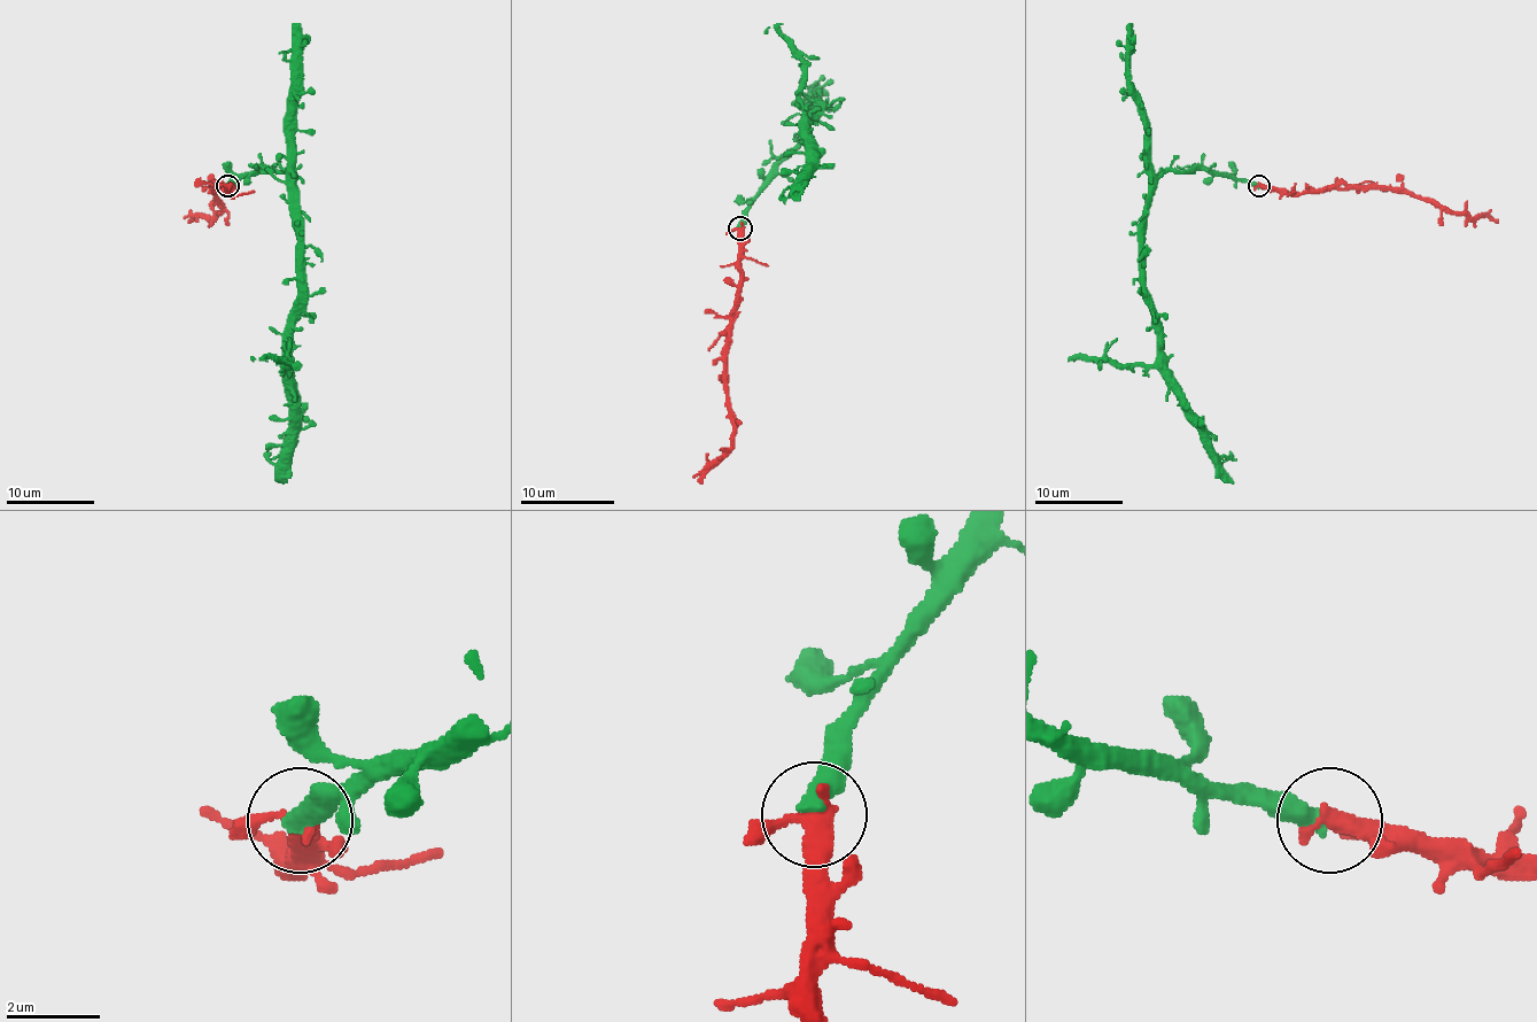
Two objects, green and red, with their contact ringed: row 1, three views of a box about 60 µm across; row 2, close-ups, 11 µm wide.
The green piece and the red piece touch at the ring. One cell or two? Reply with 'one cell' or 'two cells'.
one cell

